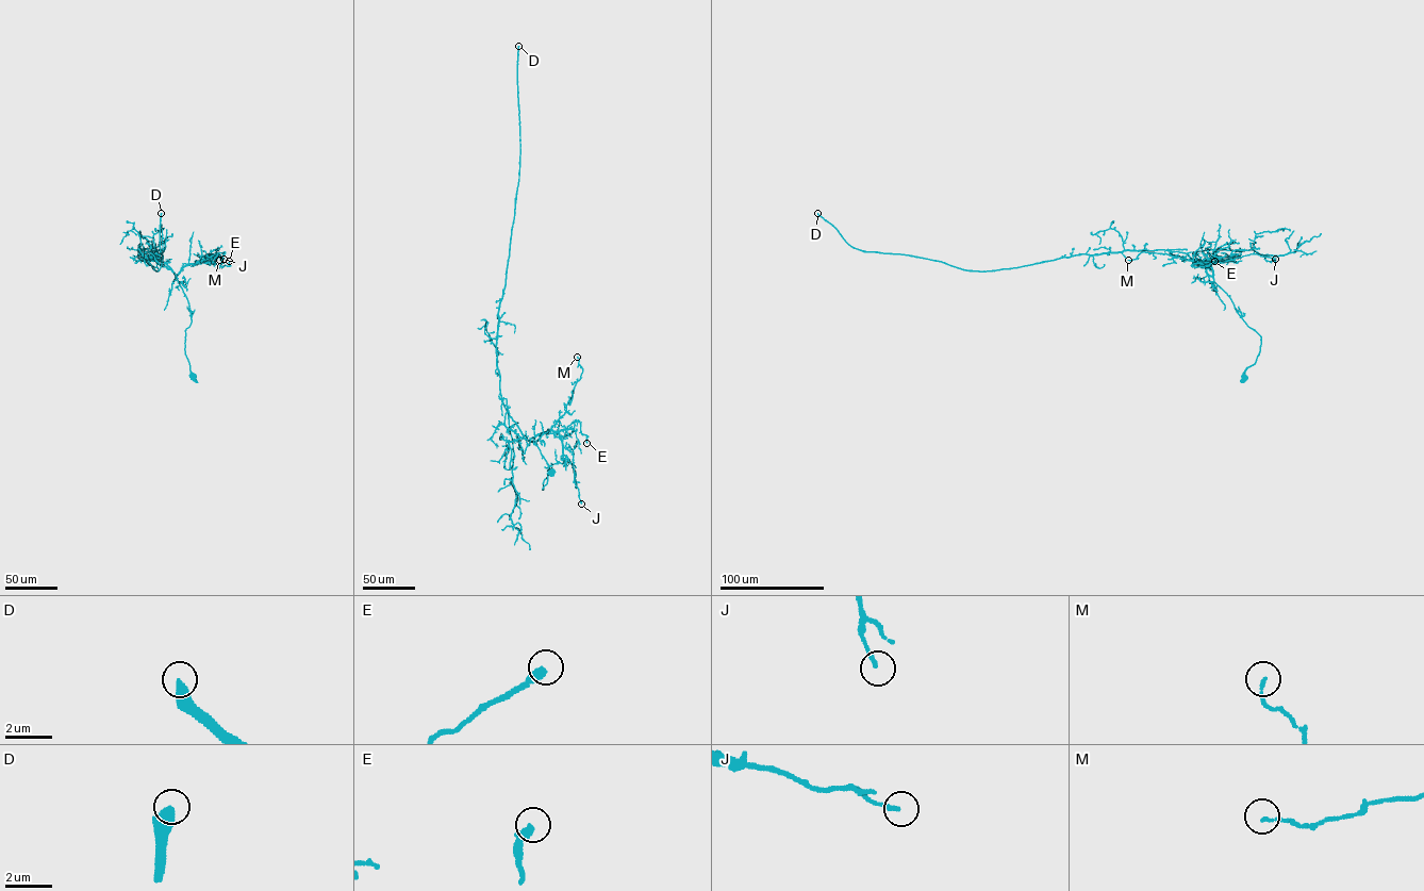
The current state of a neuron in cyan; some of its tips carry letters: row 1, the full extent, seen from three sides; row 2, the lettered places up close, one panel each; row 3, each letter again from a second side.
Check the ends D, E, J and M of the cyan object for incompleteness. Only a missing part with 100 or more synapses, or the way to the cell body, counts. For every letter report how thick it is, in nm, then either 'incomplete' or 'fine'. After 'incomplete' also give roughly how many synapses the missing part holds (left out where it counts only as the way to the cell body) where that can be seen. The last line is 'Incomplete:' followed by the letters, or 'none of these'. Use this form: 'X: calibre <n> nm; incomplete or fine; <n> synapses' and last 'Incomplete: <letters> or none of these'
D: calibre 500 nm; incomplete; 400 synapses
E: calibre 400 nm; fine
J: calibre 140 nm; fine
M: calibre 130 nm; fine
Incomplete: D

